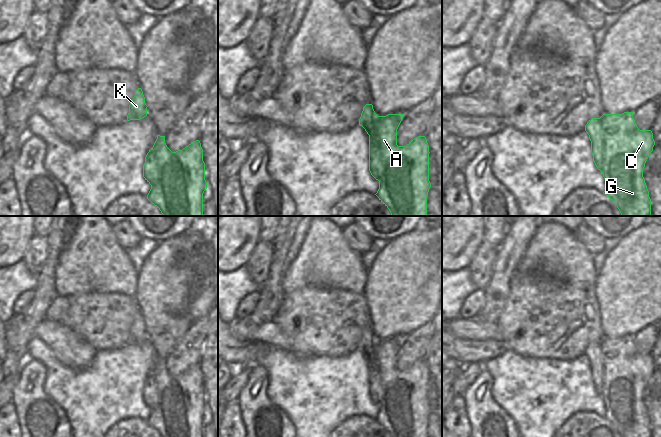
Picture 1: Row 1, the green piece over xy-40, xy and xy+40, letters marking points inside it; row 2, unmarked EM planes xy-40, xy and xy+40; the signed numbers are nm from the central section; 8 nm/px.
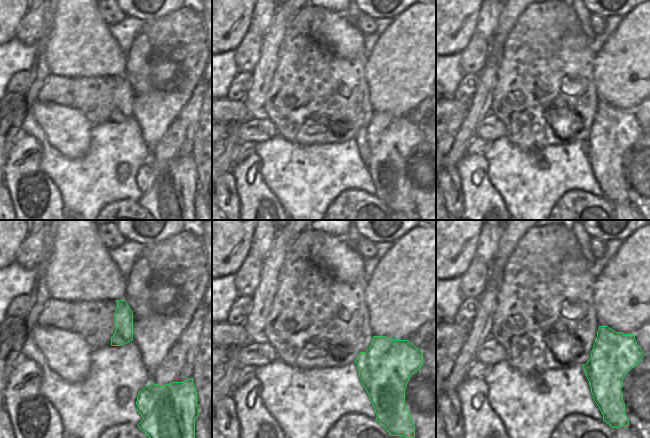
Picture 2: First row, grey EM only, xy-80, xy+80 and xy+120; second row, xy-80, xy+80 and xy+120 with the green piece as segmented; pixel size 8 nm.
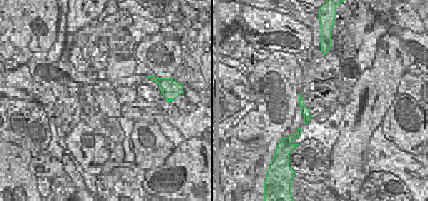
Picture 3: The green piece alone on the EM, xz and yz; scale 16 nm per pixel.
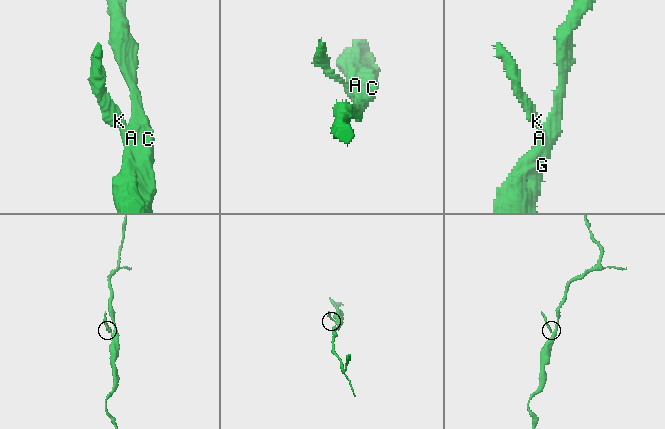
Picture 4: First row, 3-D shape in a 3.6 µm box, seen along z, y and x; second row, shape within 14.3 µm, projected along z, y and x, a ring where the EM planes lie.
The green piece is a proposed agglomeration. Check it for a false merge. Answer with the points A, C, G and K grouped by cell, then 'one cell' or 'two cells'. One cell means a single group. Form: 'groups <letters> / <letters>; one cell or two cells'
groups A C G K; one cell

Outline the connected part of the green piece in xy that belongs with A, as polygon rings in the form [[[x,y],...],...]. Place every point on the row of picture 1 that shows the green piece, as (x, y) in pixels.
[[[372,104],[363,107],[359,125],[369,135],[369,171],[379,181],[375,194],[392,216],[427,216],[429,181],[429,145],[425,136],[418,136],[406,146],[397,145],[397,129],[403,114],[378,116]]]

